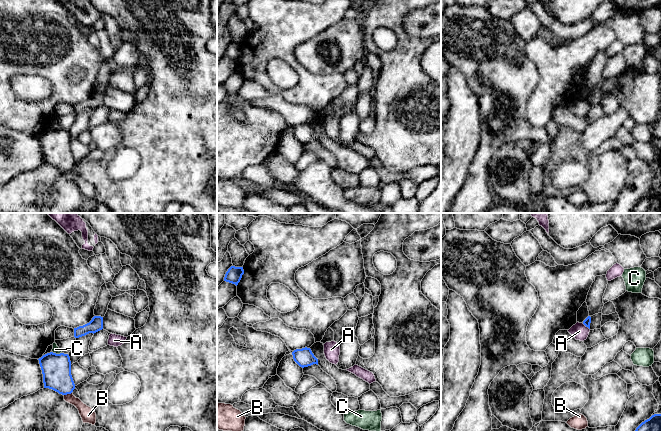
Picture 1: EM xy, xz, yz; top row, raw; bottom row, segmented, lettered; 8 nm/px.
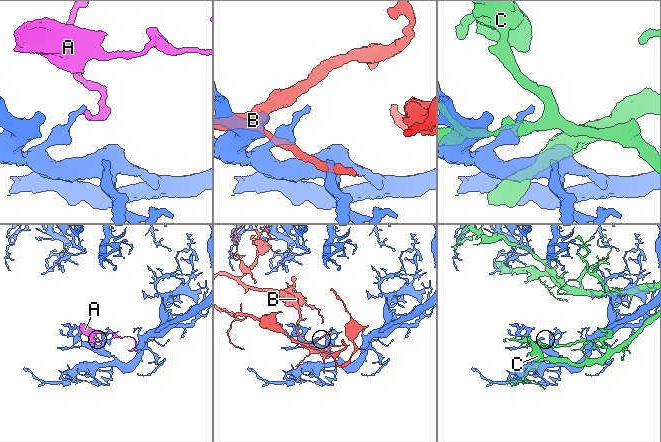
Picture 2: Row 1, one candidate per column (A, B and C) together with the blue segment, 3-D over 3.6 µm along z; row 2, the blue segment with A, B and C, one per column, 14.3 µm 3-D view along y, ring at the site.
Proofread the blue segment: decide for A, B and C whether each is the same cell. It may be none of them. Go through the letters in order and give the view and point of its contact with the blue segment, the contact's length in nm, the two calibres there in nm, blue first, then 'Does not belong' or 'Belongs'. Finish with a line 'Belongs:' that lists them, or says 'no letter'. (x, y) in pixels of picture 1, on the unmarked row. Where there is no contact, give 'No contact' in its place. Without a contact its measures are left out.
A: Touches blue at yz (586, 102). Shared border 80 nm. Thickness 60 nm (blue) against 140 nm. Does not belong
B: Touches blue at xy (67, 169). Shared border 70 nm. Thickness 240 nm (blue) against 120 nm. Does not belong
C: Touches blue at xy (57, 130). Shared border 80 nm. Thickness 240 nm (blue) against 50 nm. Does not belong
Belongs: no letter

